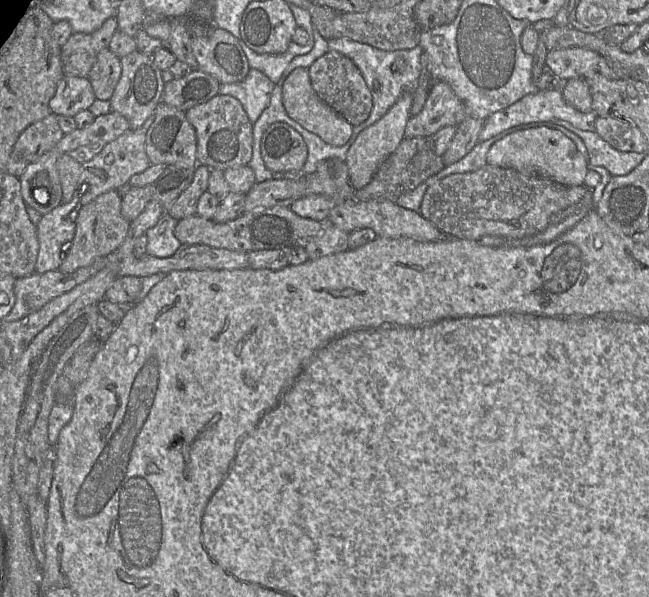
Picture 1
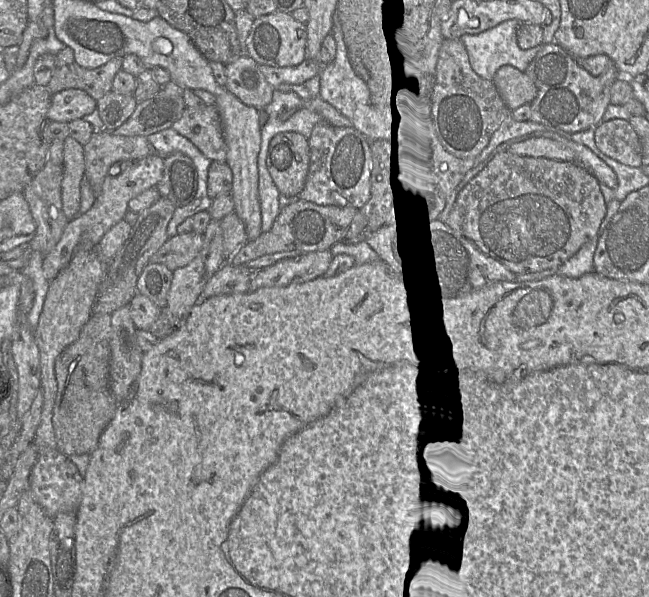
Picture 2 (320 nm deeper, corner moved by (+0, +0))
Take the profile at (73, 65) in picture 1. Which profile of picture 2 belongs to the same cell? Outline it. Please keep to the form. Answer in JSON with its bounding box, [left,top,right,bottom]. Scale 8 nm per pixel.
[47,46,122,101]

